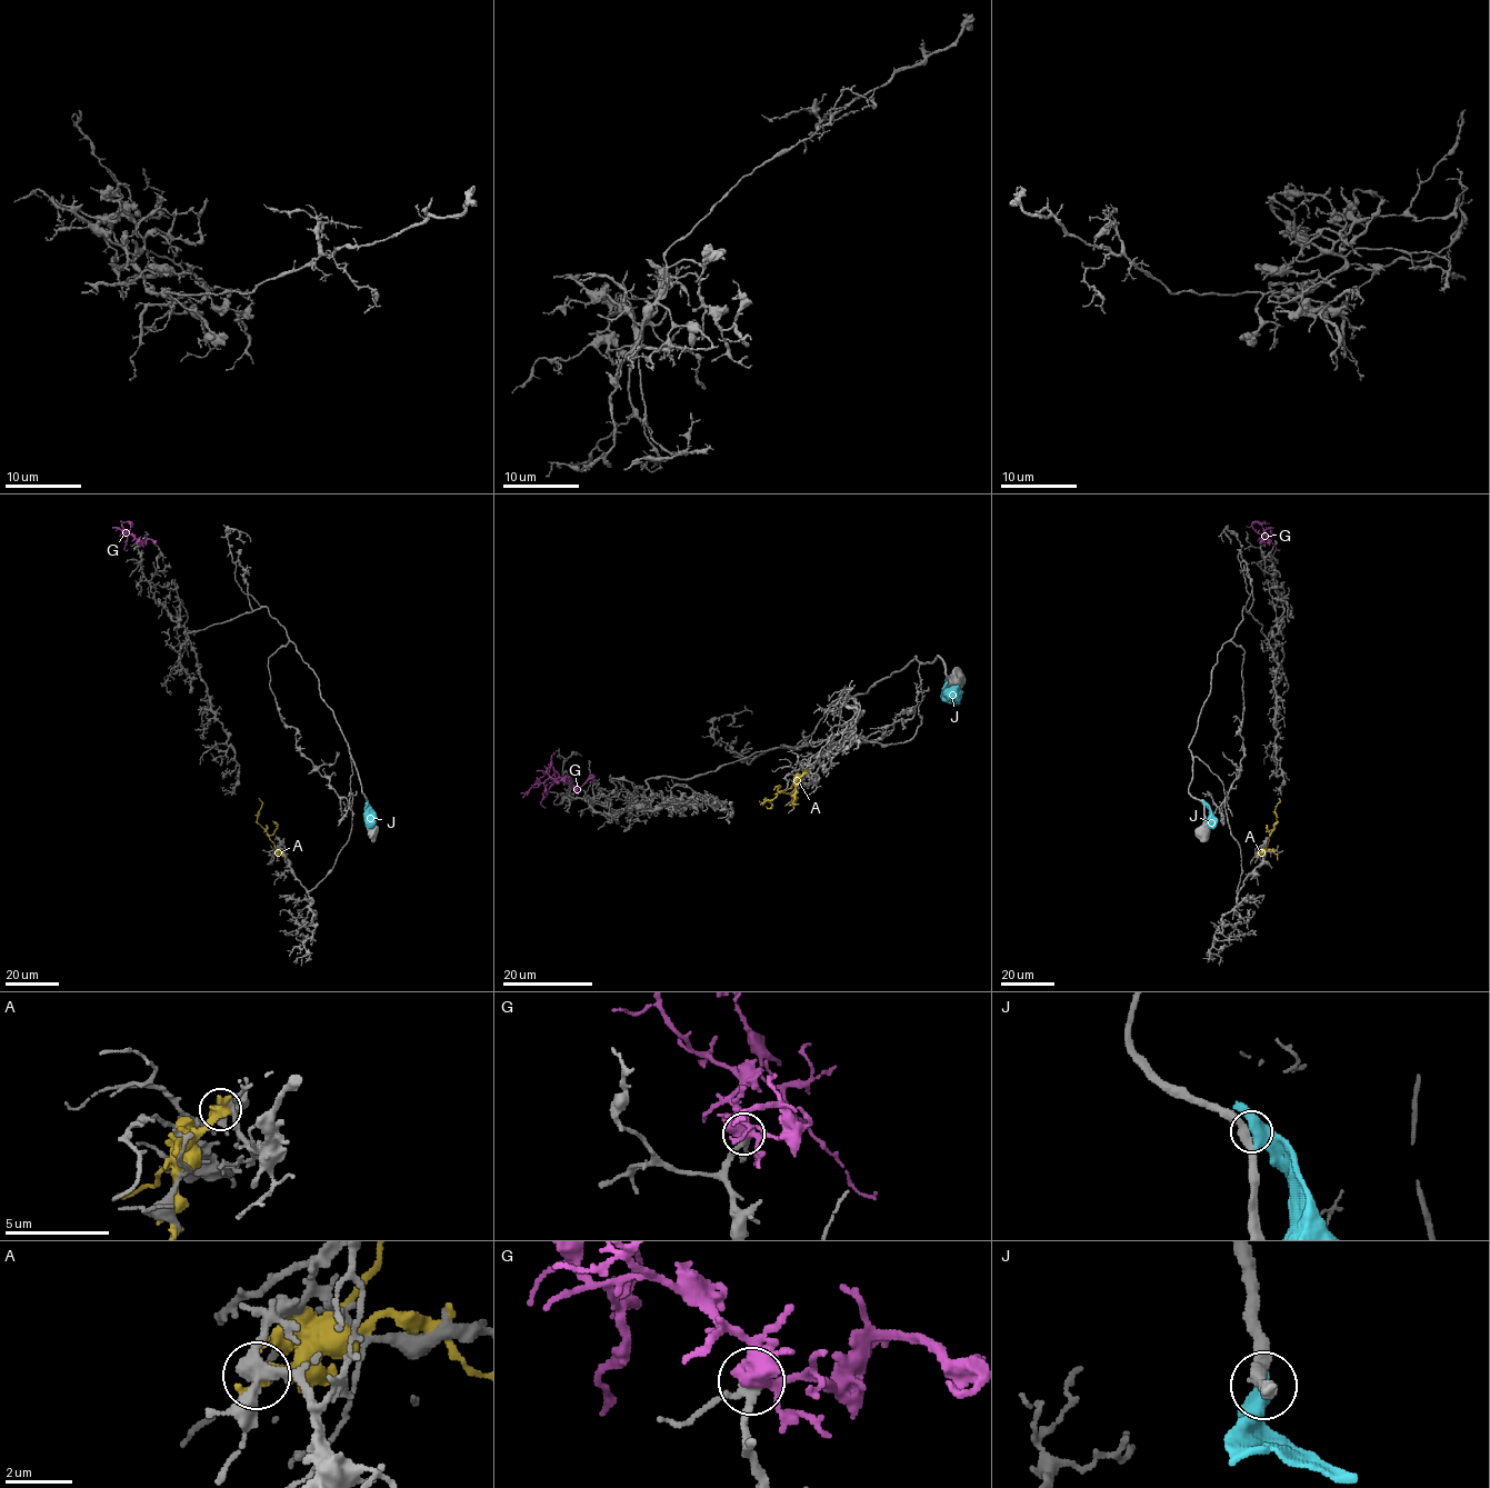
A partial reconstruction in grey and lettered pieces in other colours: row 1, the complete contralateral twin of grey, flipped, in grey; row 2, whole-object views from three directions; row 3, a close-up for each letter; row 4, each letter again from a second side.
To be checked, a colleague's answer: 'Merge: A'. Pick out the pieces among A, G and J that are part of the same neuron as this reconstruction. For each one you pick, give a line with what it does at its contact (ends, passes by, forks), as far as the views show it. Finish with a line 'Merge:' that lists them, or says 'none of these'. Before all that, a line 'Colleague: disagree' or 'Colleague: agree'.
Colleague: disagree
G: it passes by
Merge: G

